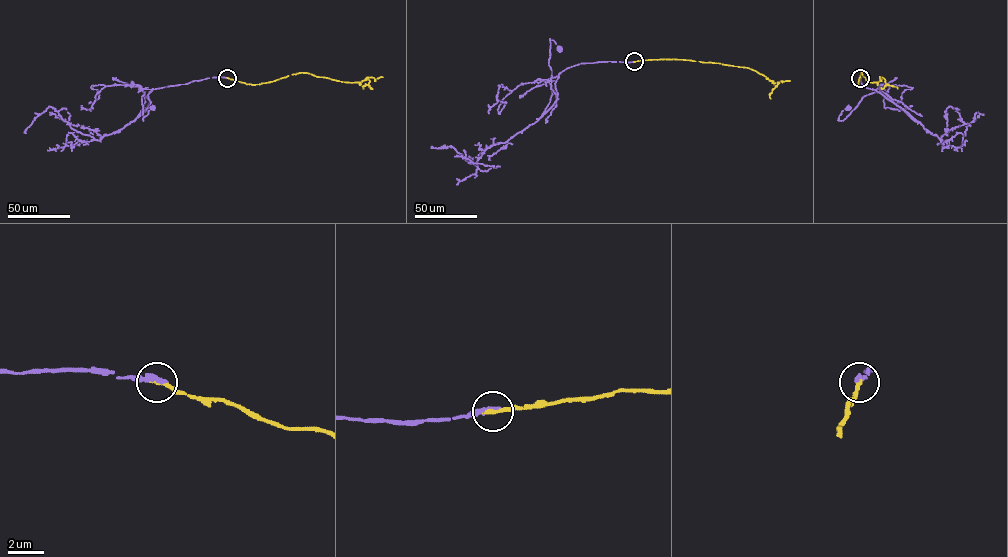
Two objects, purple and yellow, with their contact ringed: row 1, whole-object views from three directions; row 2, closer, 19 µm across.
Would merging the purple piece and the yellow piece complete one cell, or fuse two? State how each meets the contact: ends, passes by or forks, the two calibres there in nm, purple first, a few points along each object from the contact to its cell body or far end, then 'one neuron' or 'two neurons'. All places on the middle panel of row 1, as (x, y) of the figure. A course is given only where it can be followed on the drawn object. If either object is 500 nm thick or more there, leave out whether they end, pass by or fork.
purple ends | yellow ends | 320/240 nm | purple via (634, 61), (579, 63), (549, 81), (550, 40), (559, 48) | yellow via (634, 61), (684, 59), (748, 67), (776, 86), (770, 98) | one neuron

